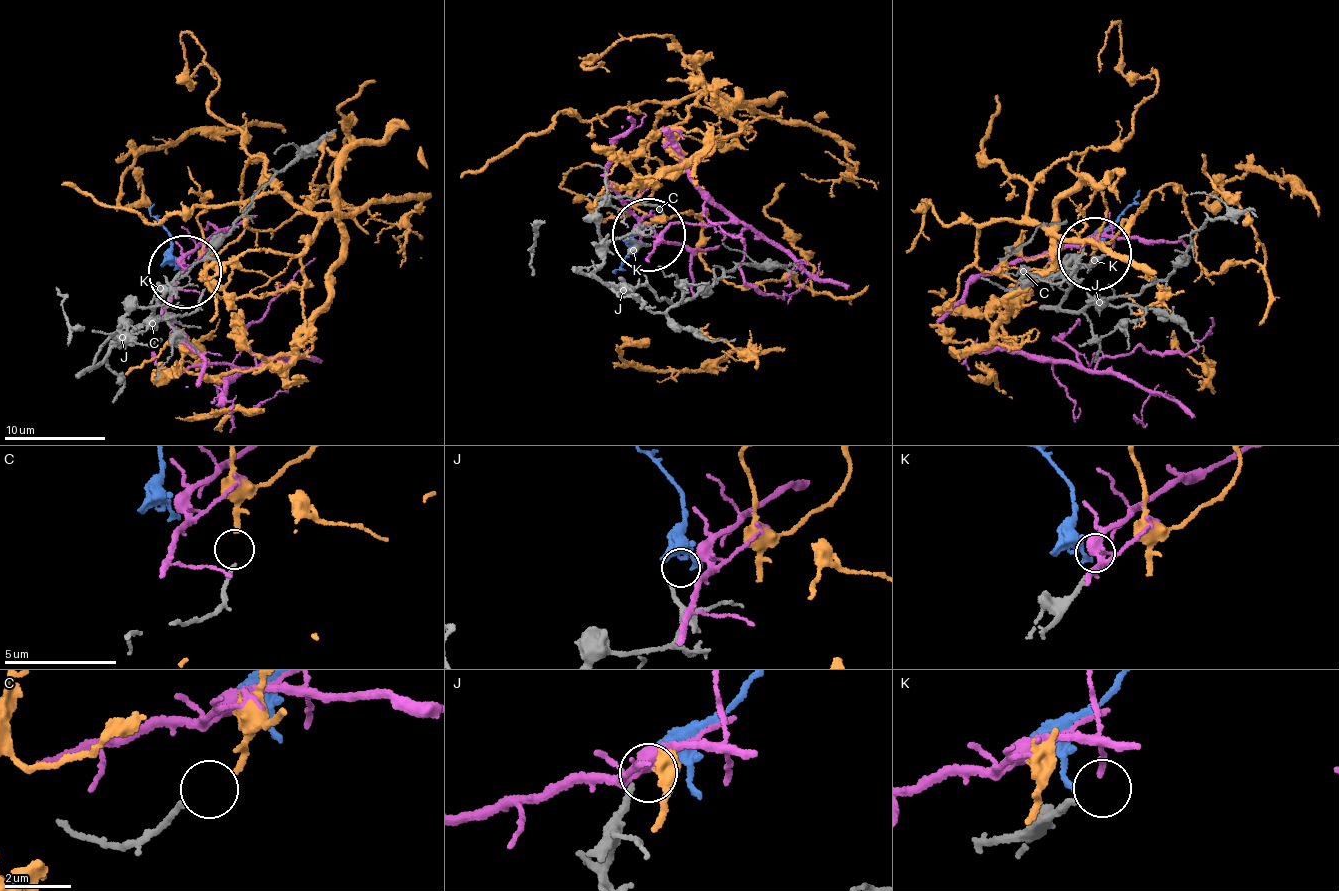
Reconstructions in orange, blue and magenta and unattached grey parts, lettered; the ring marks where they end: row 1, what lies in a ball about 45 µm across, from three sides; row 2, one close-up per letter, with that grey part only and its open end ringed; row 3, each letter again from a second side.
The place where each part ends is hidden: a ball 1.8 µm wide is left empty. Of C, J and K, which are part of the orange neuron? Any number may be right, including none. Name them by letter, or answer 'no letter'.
C

